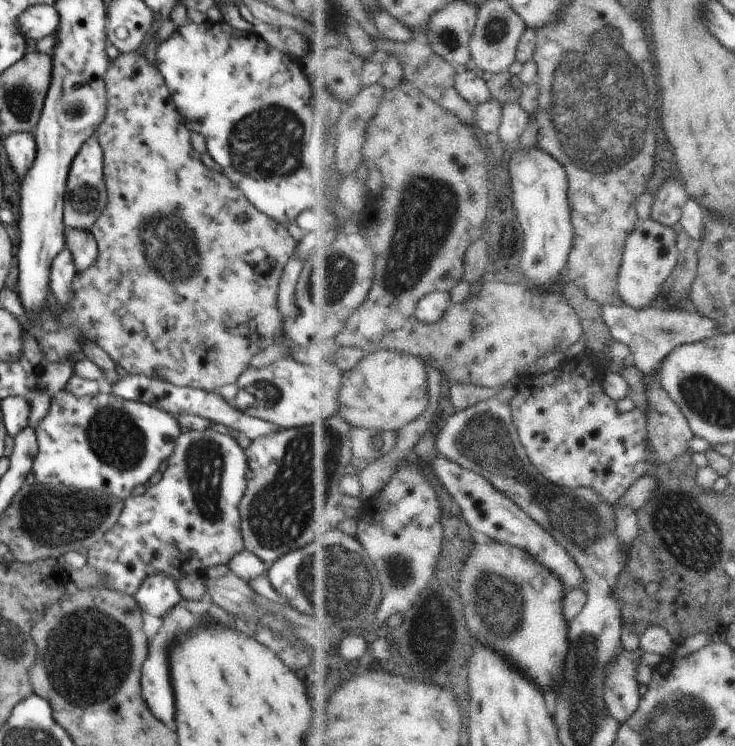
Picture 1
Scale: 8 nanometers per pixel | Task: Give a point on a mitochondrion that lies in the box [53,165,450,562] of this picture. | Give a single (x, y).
(281, 512)

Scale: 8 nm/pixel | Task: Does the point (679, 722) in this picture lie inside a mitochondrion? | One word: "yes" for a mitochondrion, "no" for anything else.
yes

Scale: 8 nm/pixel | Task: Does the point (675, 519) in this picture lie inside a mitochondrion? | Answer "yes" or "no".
yes

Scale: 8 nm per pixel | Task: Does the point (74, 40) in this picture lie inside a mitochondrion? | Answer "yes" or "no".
no

